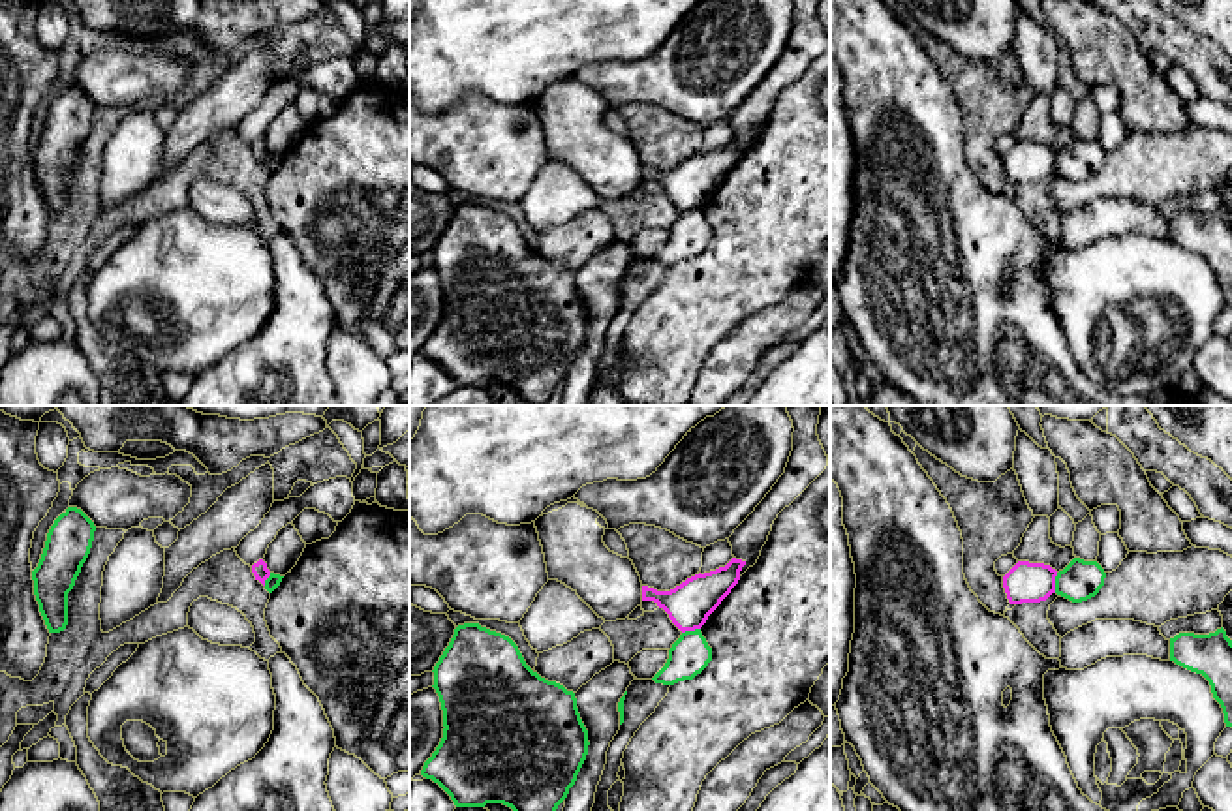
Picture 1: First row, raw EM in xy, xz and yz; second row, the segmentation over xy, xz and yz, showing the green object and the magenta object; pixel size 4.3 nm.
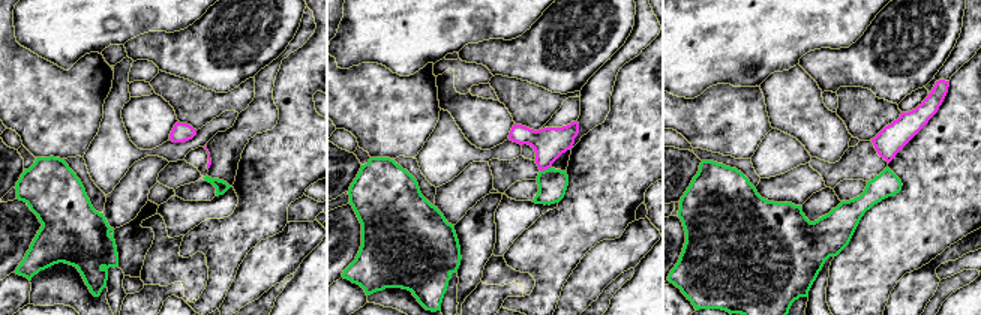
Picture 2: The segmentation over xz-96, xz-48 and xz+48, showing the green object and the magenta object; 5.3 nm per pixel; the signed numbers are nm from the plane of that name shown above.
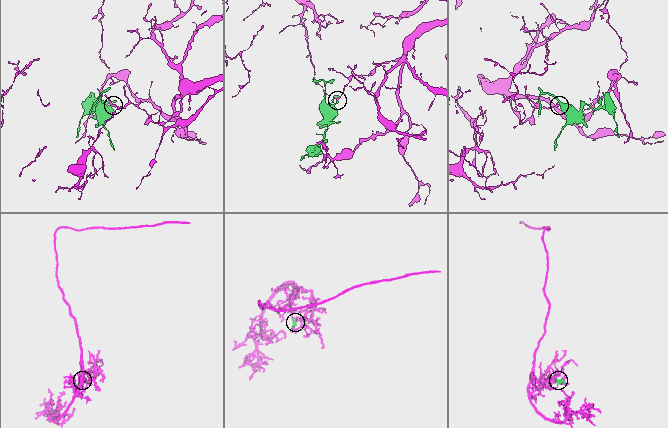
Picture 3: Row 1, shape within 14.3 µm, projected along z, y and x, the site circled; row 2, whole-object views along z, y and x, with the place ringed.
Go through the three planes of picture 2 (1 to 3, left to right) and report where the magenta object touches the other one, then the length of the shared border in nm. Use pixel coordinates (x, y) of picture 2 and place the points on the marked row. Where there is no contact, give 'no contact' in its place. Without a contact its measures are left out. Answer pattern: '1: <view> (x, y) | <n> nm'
1: no contact
2: xz-48 (545, 170) | 60 nm
3: no contact

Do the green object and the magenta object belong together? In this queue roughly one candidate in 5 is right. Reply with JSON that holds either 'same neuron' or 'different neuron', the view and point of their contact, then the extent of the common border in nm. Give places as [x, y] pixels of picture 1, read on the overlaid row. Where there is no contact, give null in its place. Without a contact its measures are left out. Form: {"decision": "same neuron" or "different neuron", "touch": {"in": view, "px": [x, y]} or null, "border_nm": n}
{"decision": "different neuron", "touch": {"in": "yz", "px": [1056, 582]}, "border_nm": 90}

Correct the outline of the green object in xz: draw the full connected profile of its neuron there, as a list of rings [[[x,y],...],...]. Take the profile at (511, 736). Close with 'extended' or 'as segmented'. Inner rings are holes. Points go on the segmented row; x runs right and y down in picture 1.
[[[464,623],[434,666],[443,738],[421,775],[438,783],[456,807],[503,803],[513,811],[556,811],[588,755],[588,730],[577,698],[533,672],[505,635]]] | as segmented

